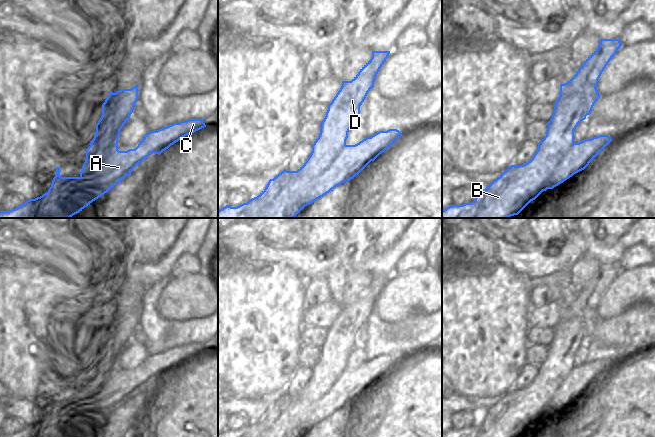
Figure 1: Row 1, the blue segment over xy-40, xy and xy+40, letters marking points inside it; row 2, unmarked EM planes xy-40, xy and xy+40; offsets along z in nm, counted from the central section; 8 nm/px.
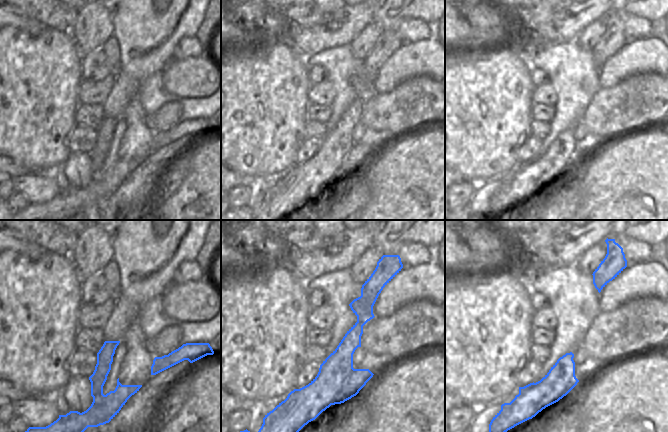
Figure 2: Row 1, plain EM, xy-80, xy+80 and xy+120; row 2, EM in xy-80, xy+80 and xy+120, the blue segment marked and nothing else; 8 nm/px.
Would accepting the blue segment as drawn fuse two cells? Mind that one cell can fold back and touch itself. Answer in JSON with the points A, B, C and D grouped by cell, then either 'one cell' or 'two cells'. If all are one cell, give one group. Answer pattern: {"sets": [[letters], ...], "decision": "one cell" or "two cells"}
{"sets": [["A", "C"], ["B", "D"]], "decision": "two cells"}

